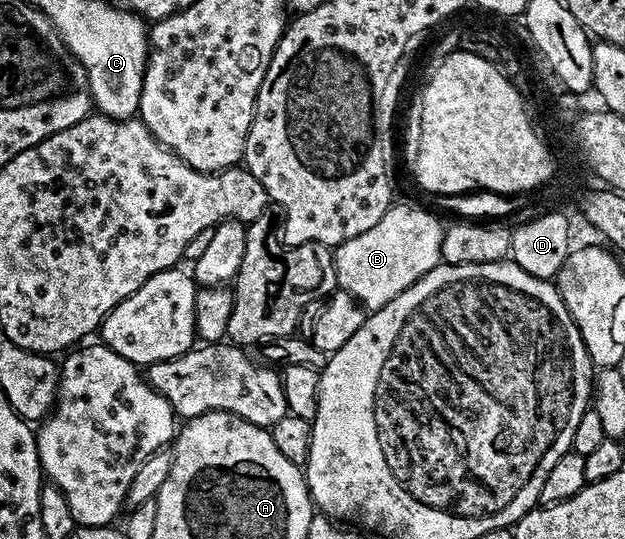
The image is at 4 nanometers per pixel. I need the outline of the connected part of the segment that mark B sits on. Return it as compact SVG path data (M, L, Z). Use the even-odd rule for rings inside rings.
M396 203L377 226L357 234L334 249L335 278L342 291L354 296L364 309L383 308L417 278L441 263L444 221L415 204Z

